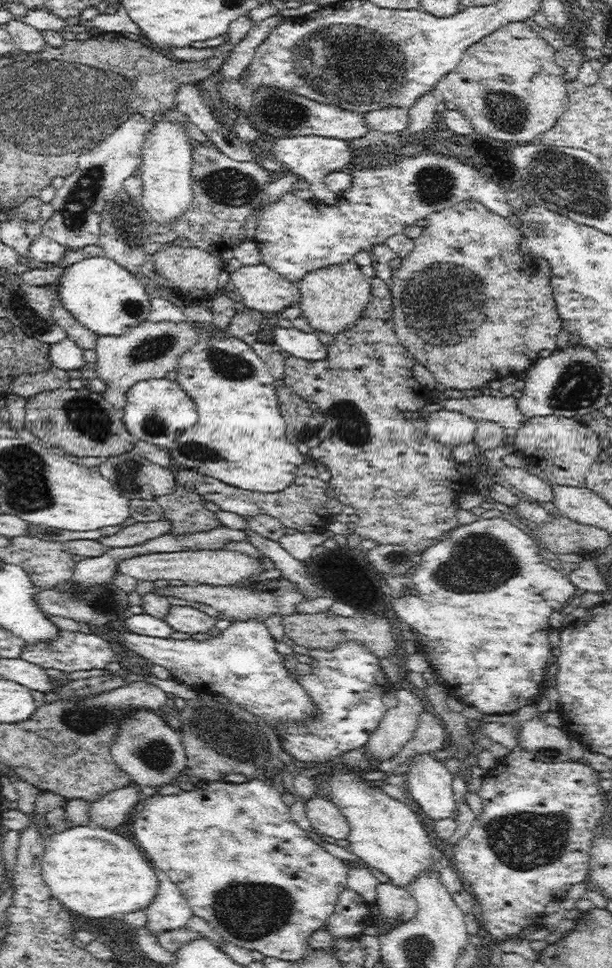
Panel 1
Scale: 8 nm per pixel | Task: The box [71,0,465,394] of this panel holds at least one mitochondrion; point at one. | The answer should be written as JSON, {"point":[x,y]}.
{"point":[326,57]}

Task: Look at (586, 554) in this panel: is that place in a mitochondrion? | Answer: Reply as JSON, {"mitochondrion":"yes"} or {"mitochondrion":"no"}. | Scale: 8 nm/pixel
{"mitochondrion":"no"}

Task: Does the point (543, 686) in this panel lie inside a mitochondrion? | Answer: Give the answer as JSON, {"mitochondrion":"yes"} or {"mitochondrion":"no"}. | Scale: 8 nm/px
{"mitochondrion":"no"}

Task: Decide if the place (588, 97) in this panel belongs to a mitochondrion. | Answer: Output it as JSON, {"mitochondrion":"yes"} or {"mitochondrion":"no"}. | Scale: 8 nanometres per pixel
{"mitochondrion":"no"}

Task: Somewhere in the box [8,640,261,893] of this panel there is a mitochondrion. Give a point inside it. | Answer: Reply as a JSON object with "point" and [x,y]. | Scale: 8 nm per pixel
{"point":[84,719]}

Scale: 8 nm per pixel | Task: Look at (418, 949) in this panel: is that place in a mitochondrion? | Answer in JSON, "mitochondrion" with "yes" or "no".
{"mitochondrion":"yes"}

